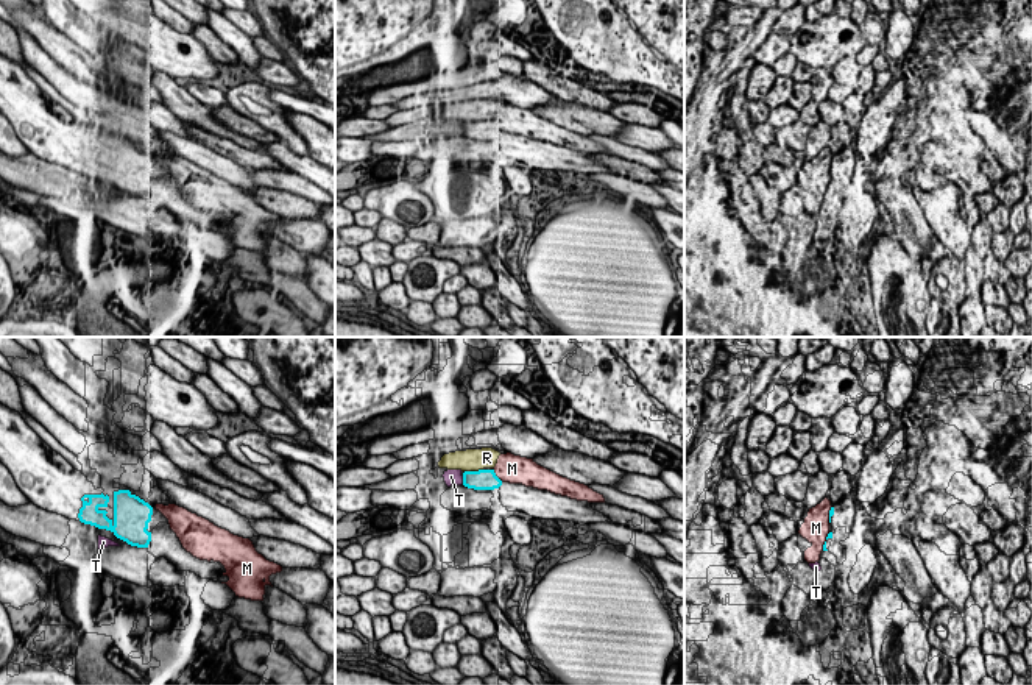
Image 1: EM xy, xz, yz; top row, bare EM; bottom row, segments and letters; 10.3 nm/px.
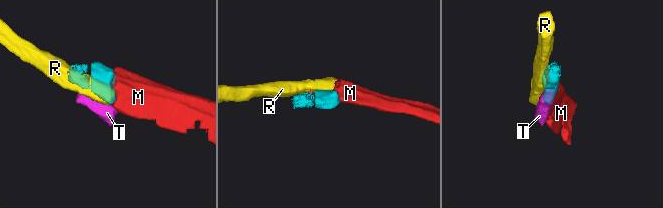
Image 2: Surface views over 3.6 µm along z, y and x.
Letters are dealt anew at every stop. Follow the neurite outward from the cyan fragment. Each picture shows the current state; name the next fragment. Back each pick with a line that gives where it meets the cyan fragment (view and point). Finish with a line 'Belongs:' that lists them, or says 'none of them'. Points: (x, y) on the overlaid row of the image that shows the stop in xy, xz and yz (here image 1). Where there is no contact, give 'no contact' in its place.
M: meets cyan in xz at (496, 476)
Belongs: M

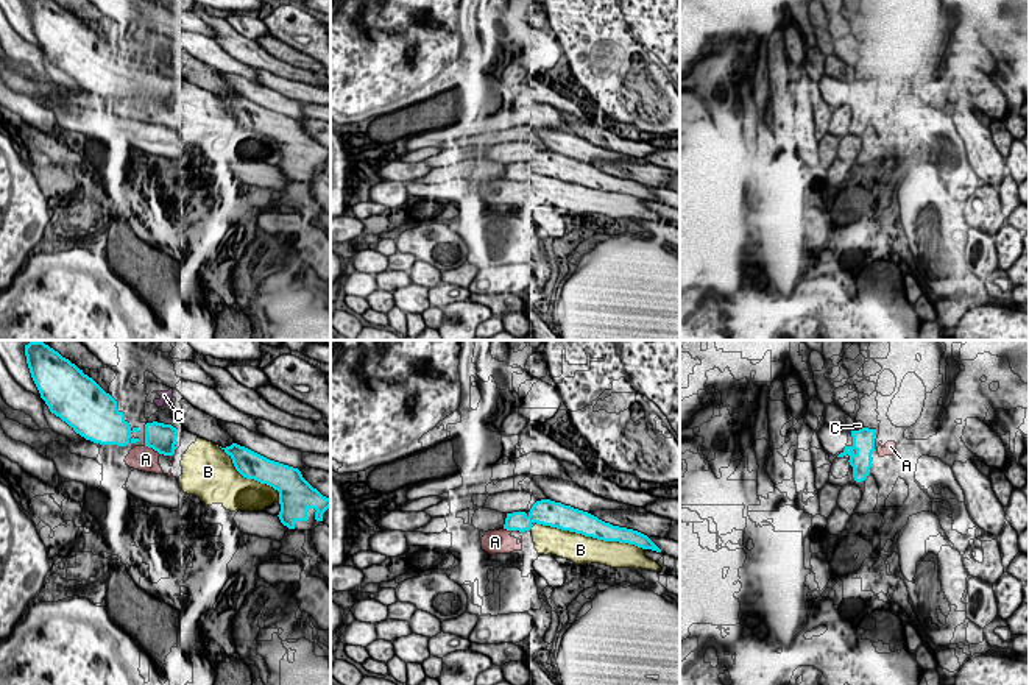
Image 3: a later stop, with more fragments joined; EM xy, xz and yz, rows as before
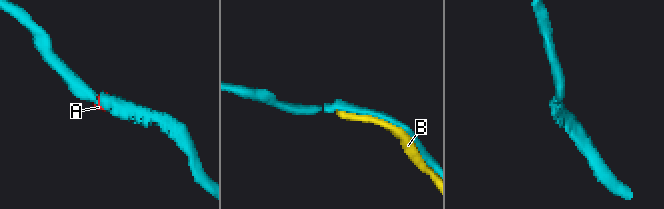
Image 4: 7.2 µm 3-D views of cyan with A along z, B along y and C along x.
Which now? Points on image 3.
Belongs: none of them

